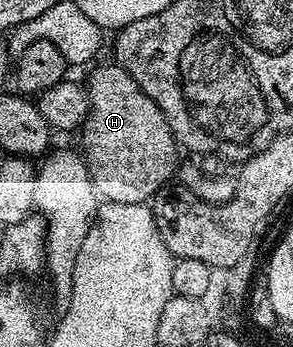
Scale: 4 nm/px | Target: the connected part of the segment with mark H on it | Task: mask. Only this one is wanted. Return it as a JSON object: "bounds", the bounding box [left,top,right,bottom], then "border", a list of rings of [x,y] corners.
{"bounds":[81,62,179,204],"border":[[[110,62],[104,68],[99,68],[85,81],[89,110],[87,119],[81,127],[83,148],[81,155],[86,161],[93,186],[98,195],[108,204],[147,204],[161,189],[172,183],[171,175],[175,172],[175,163],[179,156],[175,153],[177,141],[171,132],[169,122],[165,122],[165,114],[133,82],[133,78],[118,63]]]}

